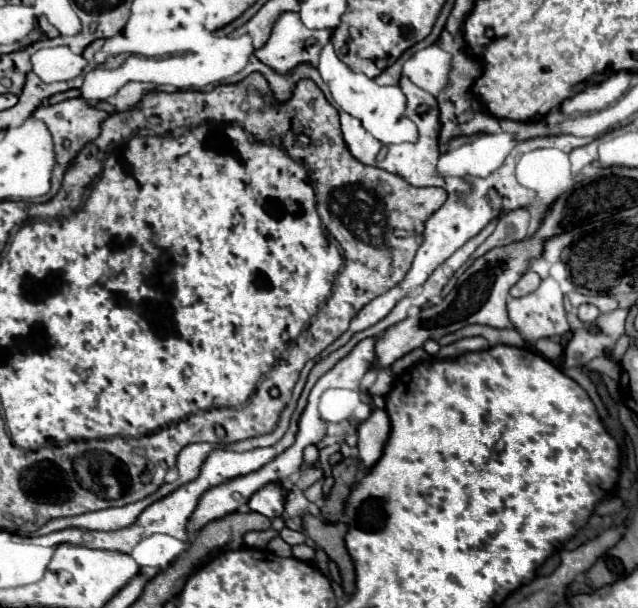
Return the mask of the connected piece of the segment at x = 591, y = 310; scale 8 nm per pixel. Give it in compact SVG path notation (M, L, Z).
M580 305L578 307L578 317L582 319L582 321L596 321L598 319L598 315L600 315L600 311L598 311L598 307L594 307L594 305Z

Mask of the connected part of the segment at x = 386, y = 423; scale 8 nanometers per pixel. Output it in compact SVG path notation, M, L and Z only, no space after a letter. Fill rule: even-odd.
M374 409L372 415L358 425L358 451L364 465L372 467L384 449L384 443L390 435L390 419L382 409Z

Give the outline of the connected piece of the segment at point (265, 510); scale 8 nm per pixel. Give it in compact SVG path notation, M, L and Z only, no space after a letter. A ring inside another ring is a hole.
M270 483L270 485L262 487L258 493L254 493L254 497L250 499L250 509L274 519L284 513L286 497L288 497L288 493L282 487L282 483Z

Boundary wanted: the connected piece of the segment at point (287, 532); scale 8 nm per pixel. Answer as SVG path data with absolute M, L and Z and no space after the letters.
M284 527L284 529L280 531L280 537L282 537L288 545L306 543L306 539L308 539L308 535L306 535L304 531L292 531L292 529L288 529L288 527Z

